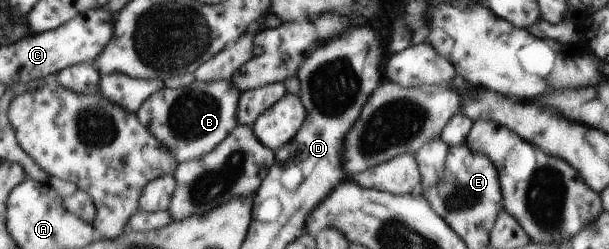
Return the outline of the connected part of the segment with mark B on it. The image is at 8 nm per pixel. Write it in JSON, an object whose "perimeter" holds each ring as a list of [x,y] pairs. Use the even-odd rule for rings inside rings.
{"perimeter":[[[232,80],[195,81],[184,88],[164,87],[151,94],[136,112],[138,120],[174,154],[178,163],[183,163],[214,151],[234,131],[240,99],[241,92]]]}

